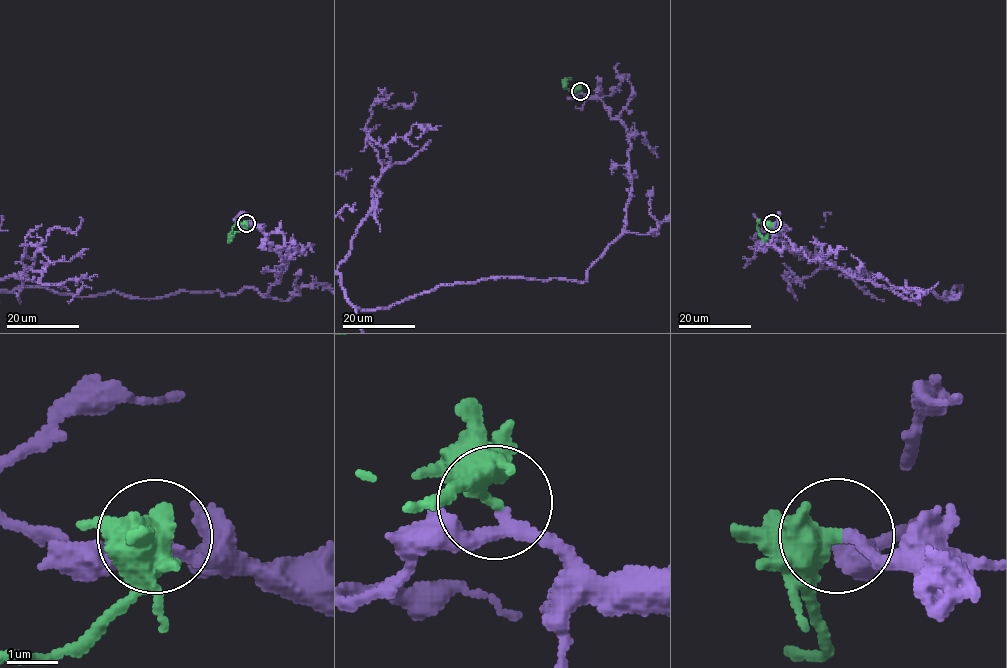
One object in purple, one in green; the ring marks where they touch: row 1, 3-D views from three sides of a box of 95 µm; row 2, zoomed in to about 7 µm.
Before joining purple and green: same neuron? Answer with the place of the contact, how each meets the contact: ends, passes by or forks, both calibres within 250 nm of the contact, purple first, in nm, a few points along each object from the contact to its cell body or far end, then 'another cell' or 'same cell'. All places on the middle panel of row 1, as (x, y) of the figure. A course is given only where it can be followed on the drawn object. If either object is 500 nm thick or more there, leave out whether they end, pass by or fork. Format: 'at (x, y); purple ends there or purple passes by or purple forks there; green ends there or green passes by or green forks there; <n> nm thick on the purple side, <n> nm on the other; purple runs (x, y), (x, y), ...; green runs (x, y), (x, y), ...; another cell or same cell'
at (580, 91); purple passes by; green passes by; 220 nm thick on the purple side, 400 nm on the other; purple runs (580, 91), (628, 133), (623, 233), (584, 282), (496, 277), (355, 308); green runs (580, 91), (569, 90), (562, 81), (571, 78); same cell

